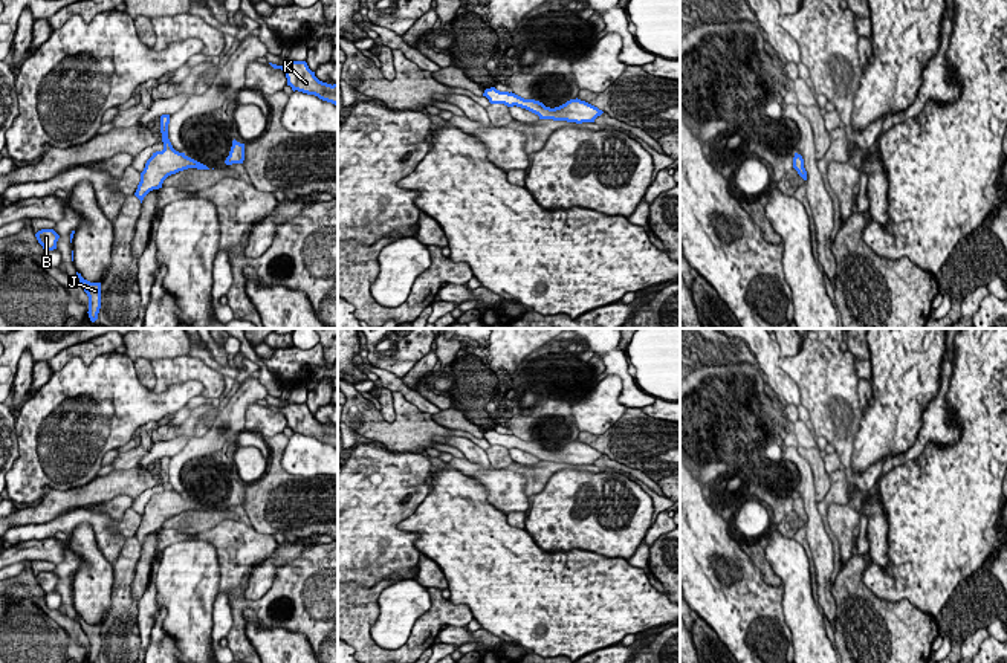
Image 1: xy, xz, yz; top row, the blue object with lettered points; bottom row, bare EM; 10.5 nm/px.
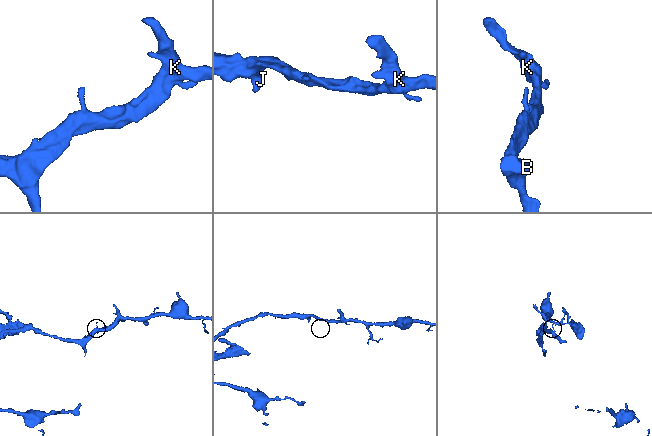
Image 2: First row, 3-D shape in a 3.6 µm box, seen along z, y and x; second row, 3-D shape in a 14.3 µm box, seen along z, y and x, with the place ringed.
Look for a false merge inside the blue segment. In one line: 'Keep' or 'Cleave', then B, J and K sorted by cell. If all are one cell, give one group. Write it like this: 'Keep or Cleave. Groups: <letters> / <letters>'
Keep. Groups: B J K

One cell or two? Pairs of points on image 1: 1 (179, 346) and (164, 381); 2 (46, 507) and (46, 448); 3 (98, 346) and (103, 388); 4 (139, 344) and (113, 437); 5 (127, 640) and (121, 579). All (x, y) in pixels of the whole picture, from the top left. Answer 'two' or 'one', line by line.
1: two
2: two
3: two
4: two
5: one

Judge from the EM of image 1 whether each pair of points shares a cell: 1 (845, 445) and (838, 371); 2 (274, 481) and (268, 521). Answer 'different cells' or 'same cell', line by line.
1: same cell
2: same cell

